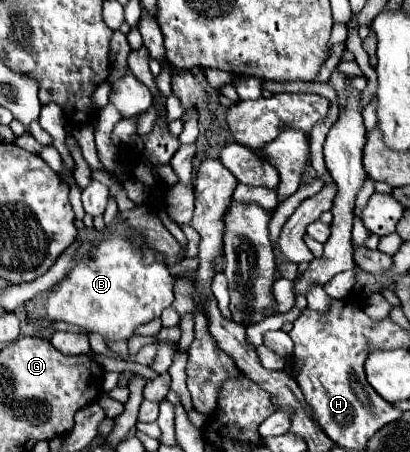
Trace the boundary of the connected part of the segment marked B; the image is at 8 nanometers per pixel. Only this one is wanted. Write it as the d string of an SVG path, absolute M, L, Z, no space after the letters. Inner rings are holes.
M110 237L98 245L92 259L82 259L72 269L72 273L60 283L58 291L50 293L44 309L52 321L76 323L84 329L84 333L100 333L104 339L128 341L138 325L144 325L144 323L160 317L162 309L172 305L172 301L174 301L172 283L174 283L174 277L168 273L166 265L162 265L162 263L144 265L142 263L142 247L126 241L124 237Z

